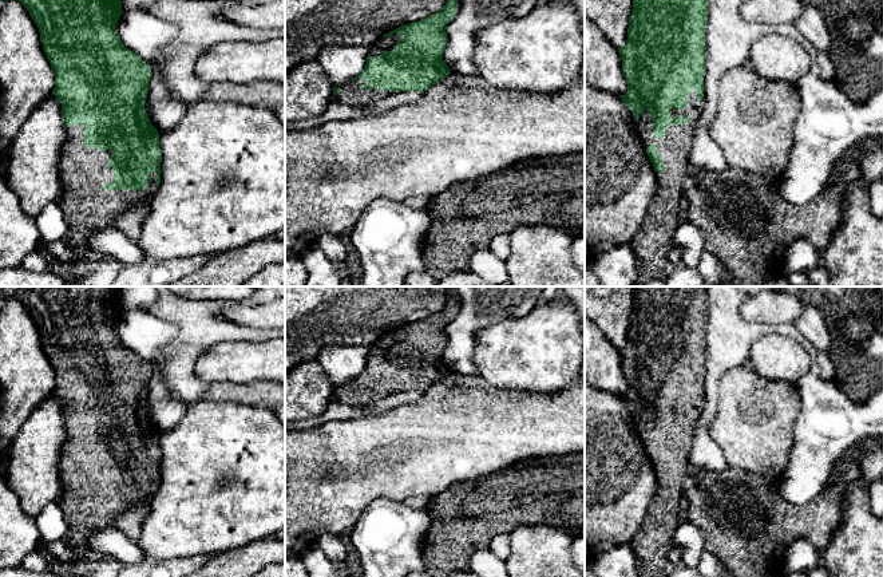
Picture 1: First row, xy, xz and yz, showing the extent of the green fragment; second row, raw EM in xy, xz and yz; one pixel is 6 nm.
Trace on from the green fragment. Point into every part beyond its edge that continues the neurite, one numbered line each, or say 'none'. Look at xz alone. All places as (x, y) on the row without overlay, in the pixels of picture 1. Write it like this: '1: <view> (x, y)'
1: xz (349, 394)

